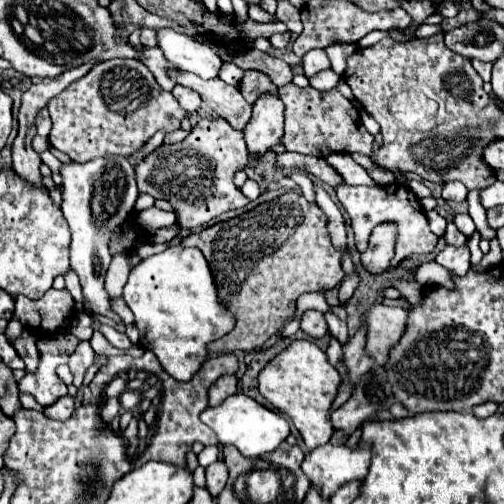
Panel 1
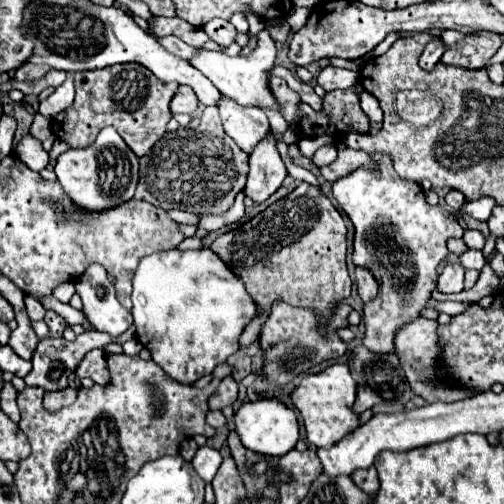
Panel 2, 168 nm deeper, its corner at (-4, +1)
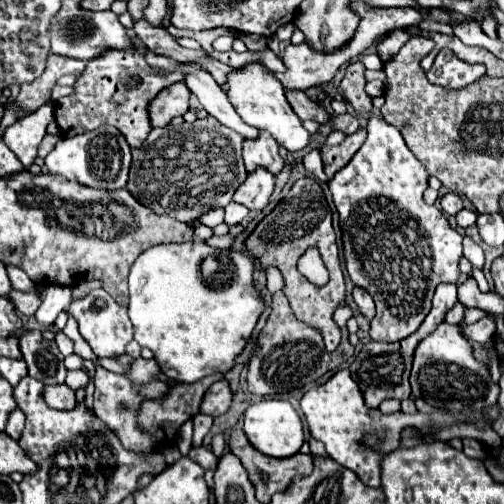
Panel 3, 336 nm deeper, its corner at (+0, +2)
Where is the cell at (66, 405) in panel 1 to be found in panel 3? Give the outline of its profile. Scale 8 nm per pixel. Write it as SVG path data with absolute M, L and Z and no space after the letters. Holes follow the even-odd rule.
M46 385L44 387L44 401L52 407L52 409L60 409L60 411L68 411L76 407L76 393L68 387L68 385Z

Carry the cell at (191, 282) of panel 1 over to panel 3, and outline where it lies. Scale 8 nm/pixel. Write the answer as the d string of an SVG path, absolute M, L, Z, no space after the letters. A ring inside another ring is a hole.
M188 241L178 245L156 245L144 251L130 269L130 305L128 315L134 325L134 339L140 347L148 347L160 371L178 383L196 383L212 373L228 373L236 365L236 357L242 353L250 339L260 315L264 313L264 301L254 287L254 259L240 251L214 249L204 241ZM208 255L220 255L220 283L206 283L202 279L202 259Z

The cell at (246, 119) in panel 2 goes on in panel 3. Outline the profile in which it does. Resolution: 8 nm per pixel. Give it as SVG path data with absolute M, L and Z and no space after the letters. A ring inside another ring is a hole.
M260 131L260 139L244 141L242 155L244 155L244 165L246 165L248 173L262 167L262 169L270 171L272 175L278 175L284 169L284 159L278 153L278 143L264 131Z

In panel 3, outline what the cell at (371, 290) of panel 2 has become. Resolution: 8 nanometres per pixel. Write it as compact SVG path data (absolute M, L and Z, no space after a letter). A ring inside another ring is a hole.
M354 287L354 291L352 291L352 297L354 297L354 303L358 305L358 311L366 317L366 319L372 319L374 317L374 301L372 301L372 297L364 291L364 289L360 289L360 287Z

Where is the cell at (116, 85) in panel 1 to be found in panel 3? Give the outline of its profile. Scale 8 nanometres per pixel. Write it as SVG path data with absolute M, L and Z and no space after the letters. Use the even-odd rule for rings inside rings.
M130 31L132 47L134 51L104 51L96 59L88 61L84 73L76 81L76 93L62 97L54 103L56 111L56 123L62 131L64 137L84 133L84 131L94 131L96 127L102 125L112 125L116 127L128 141L130 147L140 147L144 139L150 133L150 123L148 123L148 103L172 81L184 81L184 73L180 69L174 69L172 73L162 75L158 69L150 67L144 59L146 47L140 43L140 39Z

